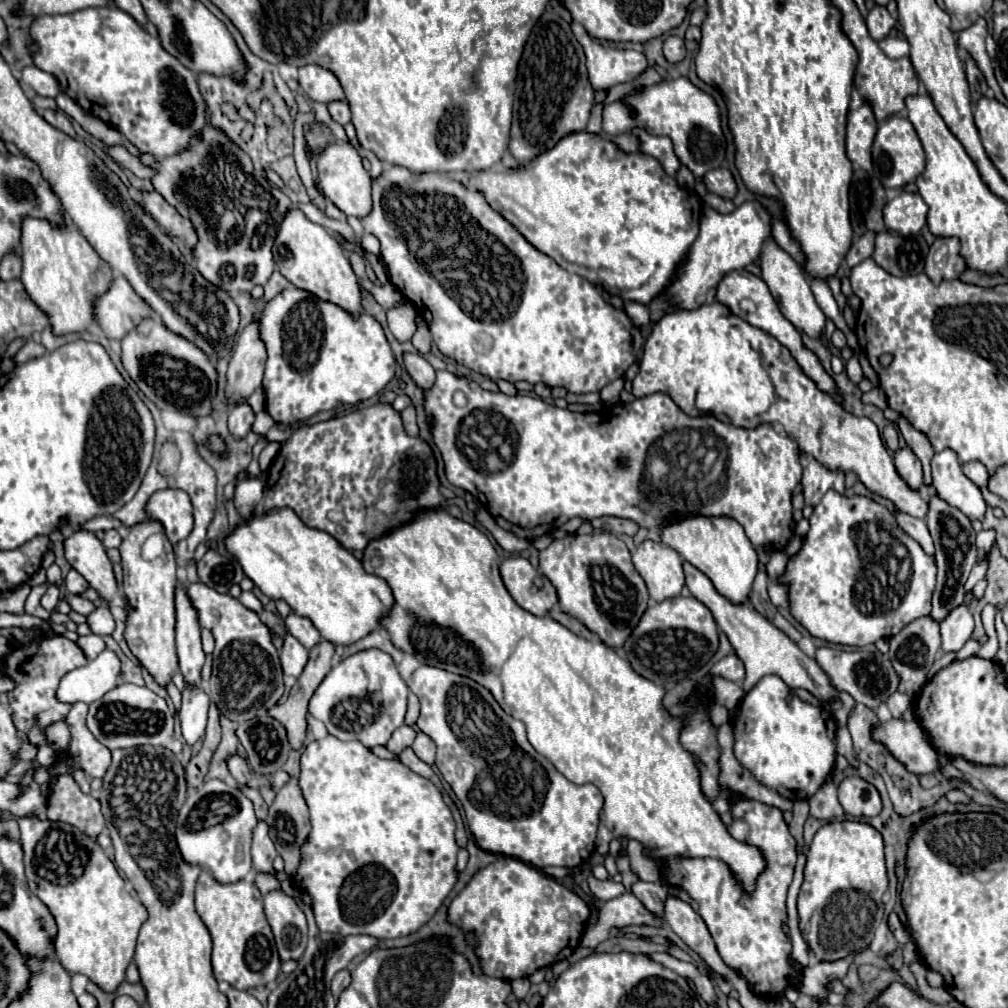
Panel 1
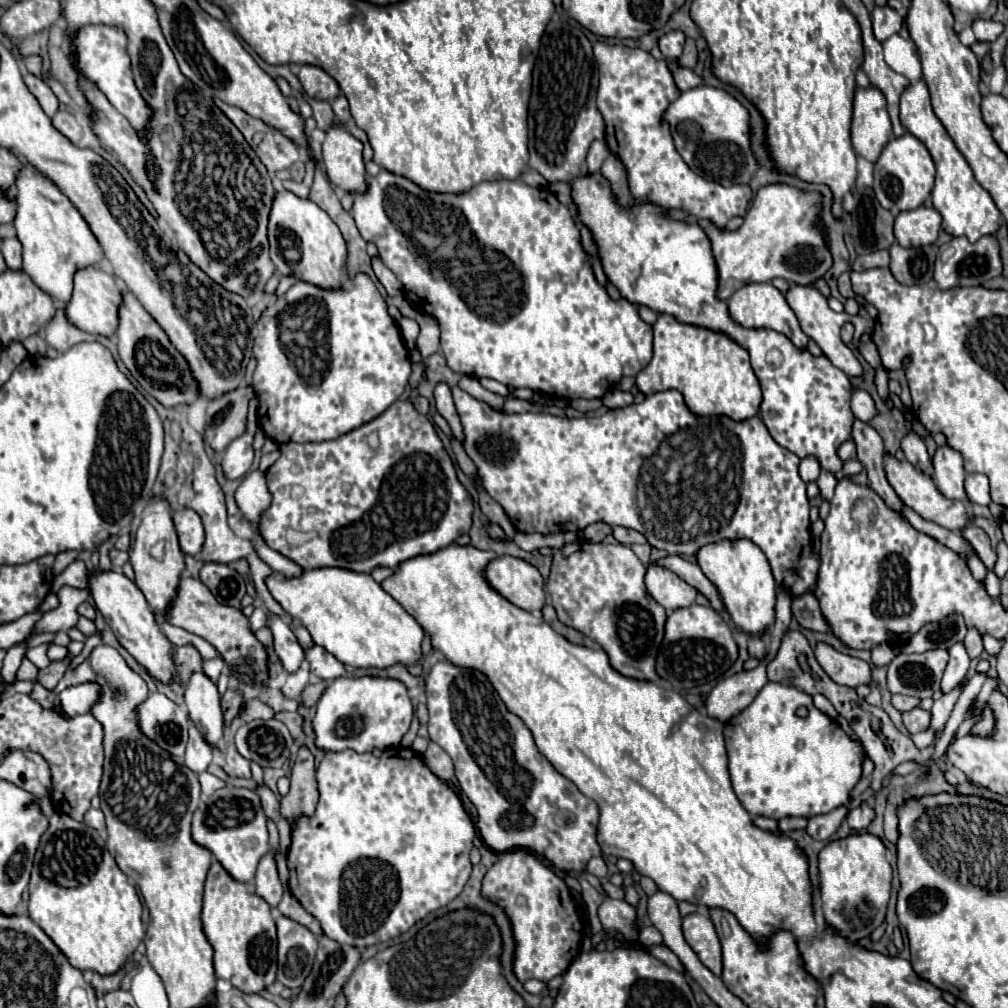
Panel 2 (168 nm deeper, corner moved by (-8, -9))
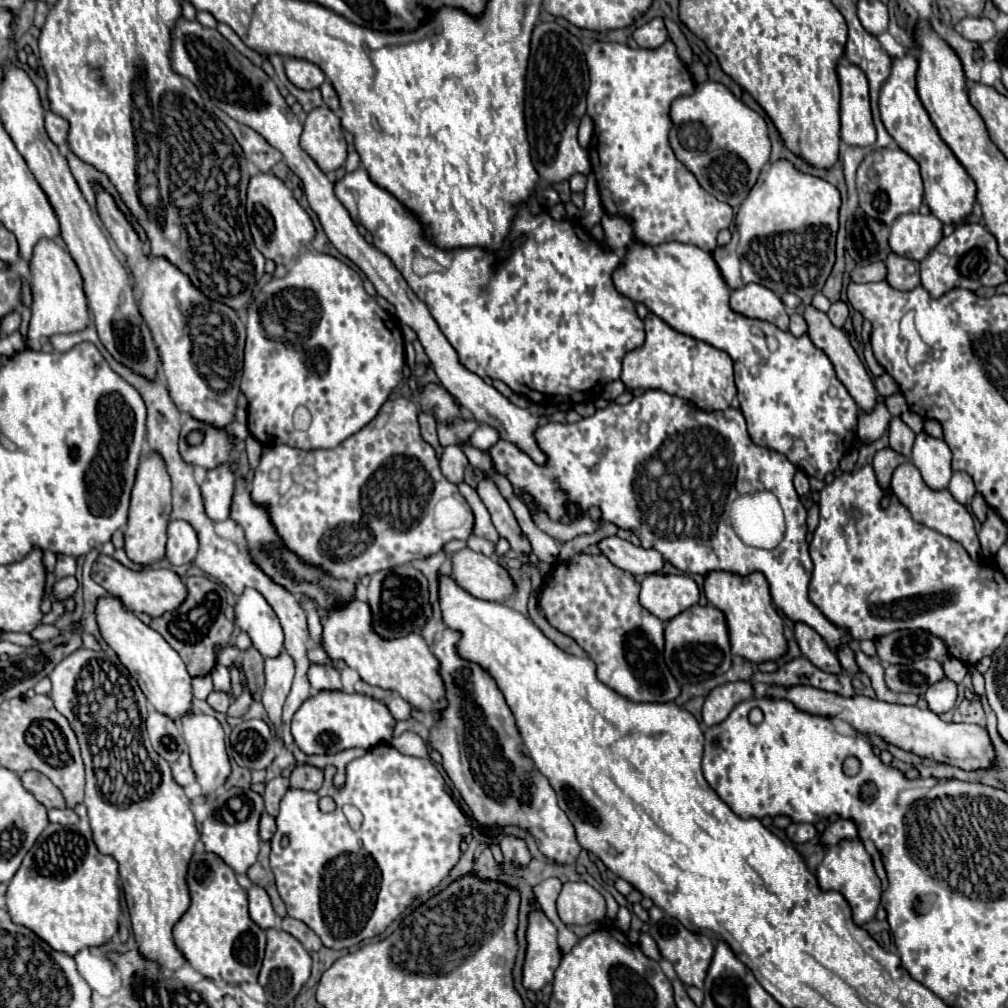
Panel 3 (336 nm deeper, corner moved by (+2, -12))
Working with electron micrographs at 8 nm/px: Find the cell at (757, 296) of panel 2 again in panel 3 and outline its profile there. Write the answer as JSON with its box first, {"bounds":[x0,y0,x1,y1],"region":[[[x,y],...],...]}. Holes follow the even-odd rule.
{"bounds":[731,284,789,332],"region":[[[747,284],[745,288],[731,292],[731,310],[743,314],[747,318],[757,318],[765,322],[773,322],[783,332],[789,330],[789,316],[785,312],[783,302],[769,288],[761,284]]]}

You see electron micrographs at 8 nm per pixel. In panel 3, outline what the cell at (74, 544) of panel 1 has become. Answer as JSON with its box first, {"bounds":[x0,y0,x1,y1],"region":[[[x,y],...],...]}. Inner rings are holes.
{"bounds":[95,594,193,720],"region":[[[107,594],[97,600],[95,614],[97,614],[97,626],[99,626],[103,640],[109,644],[109,648],[115,650],[121,664],[137,680],[139,688],[143,690],[143,694],[151,702],[151,706],[155,710],[167,714],[173,720],[179,720],[183,714],[189,714],[191,698],[193,698],[191,676],[185,670],[185,664],[179,658],[179,654],[163,640],[163,636],[157,634],[153,628],[145,626],[113,594]]]}

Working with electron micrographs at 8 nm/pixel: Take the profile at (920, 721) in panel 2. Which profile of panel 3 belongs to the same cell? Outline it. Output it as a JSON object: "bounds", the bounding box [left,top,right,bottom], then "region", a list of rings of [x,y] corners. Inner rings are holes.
{"bounds":[769,686,997,772],"region":[[[773,686],[769,690],[769,696],[787,698],[797,708],[801,708],[805,712],[811,712],[811,714],[839,718],[839,720],[851,724],[855,730],[861,730],[865,734],[877,734],[877,736],[885,738],[889,744],[895,744],[897,748],[903,748],[903,750],[913,752],[913,754],[917,754],[921,758],[927,758],[927,760],[935,760],[939,764],[949,764],[949,766],[961,768],[965,772],[991,770],[995,766],[995,760],[997,760],[993,740],[991,740],[985,726],[943,722],[929,708],[921,710],[919,706],[887,704],[887,702],[871,700],[871,698],[865,698],[865,696],[843,698],[843,696],[837,696],[837,694],[817,690],[813,686],[795,686],[795,688],[789,688],[789,690]]]}

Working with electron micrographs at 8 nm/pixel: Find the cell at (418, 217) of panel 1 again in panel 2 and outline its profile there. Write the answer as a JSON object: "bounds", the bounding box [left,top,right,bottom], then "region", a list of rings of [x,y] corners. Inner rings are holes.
{"bounds":[353,169,653,399],"region":[[[381,169],[375,177],[367,177],[367,189],[363,193],[355,193],[353,201],[353,219],[357,223],[359,233],[365,241],[373,241],[381,253],[383,263],[397,275],[397,279],[403,283],[405,297],[415,305],[417,311],[429,313],[439,321],[441,329],[441,351],[447,359],[447,365],[461,375],[471,377],[491,377],[499,383],[517,389],[517,387],[529,387],[533,391],[539,391],[543,395],[559,395],[565,399],[597,399],[603,397],[611,385],[625,377],[625,375],[637,375],[653,353],[653,327],[645,323],[637,307],[629,303],[627,299],[613,301],[605,287],[599,285],[595,279],[595,273],[589,263],[589,255],[585,253],[581,245],[579,227],[573,219],[573,213],[561,205],[555,197],[555,193],[547,189],[533,189],[525,185],[523,181],[493,181],[493,183],[479,183],[471,191],[461,195],[439,195],[429,193],[415,183],[411,183],[405,177],[393,175],[387,169]]]}

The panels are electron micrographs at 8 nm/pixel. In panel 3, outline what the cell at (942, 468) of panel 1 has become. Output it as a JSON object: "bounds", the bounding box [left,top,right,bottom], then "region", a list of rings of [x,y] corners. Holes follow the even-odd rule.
{"bounds":[911,432,951,490],"region":[[[925,432],[917,434],[911,462],[919,468],[925,484],[933,490],[945,490],[951,480],[951,450],[945,440],[927,436]]]}

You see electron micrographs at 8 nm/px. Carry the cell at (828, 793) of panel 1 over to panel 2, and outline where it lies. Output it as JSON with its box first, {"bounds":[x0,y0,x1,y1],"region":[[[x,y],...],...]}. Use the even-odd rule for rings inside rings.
{"bounds":[805,807,847,841],"region":[[[837,807],[837,809],[833,809],[831,813],[817,815],[817,817],[809,819],[805,831],[807,831],[813,839],[825,841],[825,839],[829,839],[829,837],[839,829],[839,825],[843,823],[845,815],[847,815],[847,807]]]}

